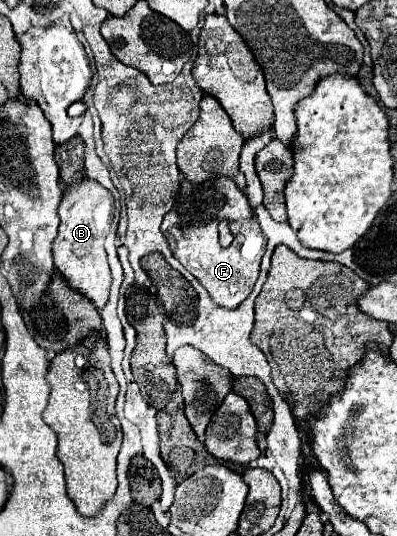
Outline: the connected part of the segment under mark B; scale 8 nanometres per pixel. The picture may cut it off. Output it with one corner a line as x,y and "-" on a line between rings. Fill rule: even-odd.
81,178
75,184
65,184
63,198
59,204
61,224
53,244
53,262
55,268
63,274
63,278
71,284
71,288
93,300
93,304
99,310
107,304
111,286
111,272
103,242
111,228
113,212
115,212
113,196
99,182
91,178

